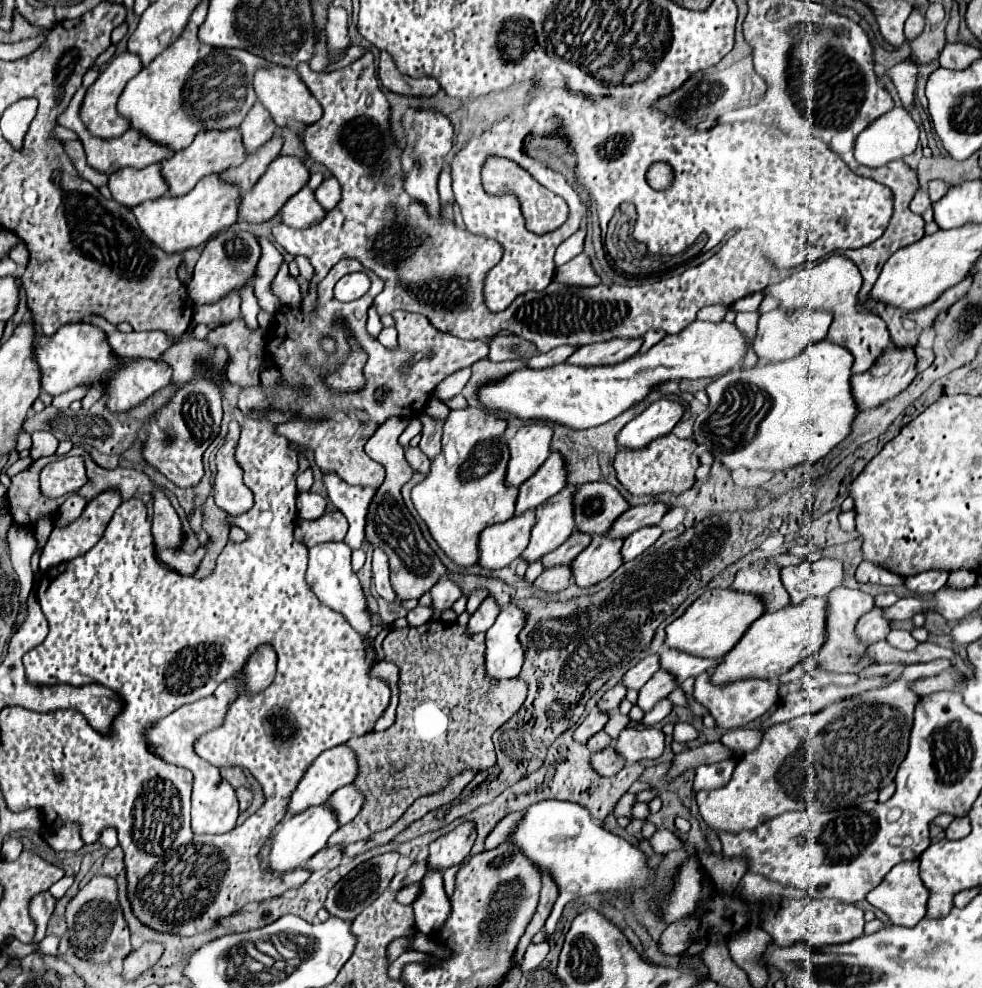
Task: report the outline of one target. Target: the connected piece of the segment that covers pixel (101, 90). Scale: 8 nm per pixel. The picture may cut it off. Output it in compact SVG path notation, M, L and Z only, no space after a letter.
M121 53L117 57L113 57L107 67L103 69L103 73L99 75L99 79L87 89L85 93L85 99L83 99L83 105L79 109L79 117L83 121L83 125L87 127L87 131L93 135L93 137L99 137L99 139L113 139L113 137L119 137L123 135L129 127L127 127L127 119L119 117L117 115L117 99L121 95L121 91L125 89L127 81L133 79L137 73L141 71L141 63L139 63L139 57L137 55L131 55L131 53Z

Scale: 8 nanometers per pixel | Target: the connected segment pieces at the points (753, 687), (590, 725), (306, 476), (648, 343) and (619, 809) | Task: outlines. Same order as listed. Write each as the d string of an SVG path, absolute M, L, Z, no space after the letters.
M701 673L695 679L695 699L709 709L715 717L717 725L723 729L733 729L733 725L747 725L749 721L761 717L773 703L777 703L777 683L763 681L763 679L749 679L749 681L735 681L733 685L715 687L709 681L709 673Z
M593 709L593 711L585 717L585 721L575 729L573 739L575 739L577 743L587 743L595 733L599 733L599 731L603 729L603 723L607 723L607 719L609 719L609 715L603 715L603 713L599 713L597 709Z
M309 467L309 469L305 469L303 473L297 475L297 489L299 491L309 491L311 485L313 485L313 469Z
M651 329L651 331L647 331L645 337L643 337L643 345L641 345L639 353L645 353L645 351L651 349L655 343L659 343L663 337L665 337L665 331L659 331L659 329Z
M625 793L625 795L617 801L617 805L615 805L615 809L613 809L613 815L615 815L615 817L621 817L621 815L631 817L631 807L633 807L633 803L635 803L635 795L633 795L633 793Z

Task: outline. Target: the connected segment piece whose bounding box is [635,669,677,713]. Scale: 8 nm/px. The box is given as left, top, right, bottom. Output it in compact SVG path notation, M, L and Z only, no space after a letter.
M657 671L641 689L639 689L639 697L637 697L637 707L643 709L643 713L651 711L655 707L655 703L659 703L661 699L665 699L673 689L677 687L677 681L665 673L665 671Z

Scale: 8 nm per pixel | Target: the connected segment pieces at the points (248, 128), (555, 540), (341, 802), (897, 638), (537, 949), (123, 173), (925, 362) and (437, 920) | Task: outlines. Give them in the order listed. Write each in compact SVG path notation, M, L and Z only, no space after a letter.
M255 103L255 107L249 111L247 119L241 125L245 151L255 153L259 147L267 143L267 139L273 137L273 131L275 131L275 121L261 103Z
M569 485L551 499L547 499L535 511L535 525L531 527L531 539L527 549L521 553L521 559L533 563L547 555L549 551L563 545L569 535L575 531L573 511L571 511L571 491L575 487Z
M345 785L341 789L337 789L329 799L327 805L331 807L331 811L335 813L339 825L349 823L361 809L361 801L363 797L359 795L359 791L355 791L353 785Z
M899 629L891 631L887 635L887 643L901 649L901 651L911 651L913 649L913 637L911 637L909 631L899 631Z
M543 941L543 943L531 943L531 945L527 947L527 955L525 955L525 961L523 961L521 969L523 969L523 971L535 969L535 967L545 959L547 953L549 953L549 943L547 943L547 941Z
M149 165L147 169L119 169L109 175L109 189L113 199L129 209L167 193L161 165Z
M921 339L915 345L915 355L917 355L917 371L925 371L933 363L933 351L931 351L931 339Z
M431 869L419 885L421 885L419 897L413 903L415 925L421 933L429 935L431 931L441 927L441 923L443 923L443 919L447 919L447 911L451 907L449 897L443 889L443 871Z

